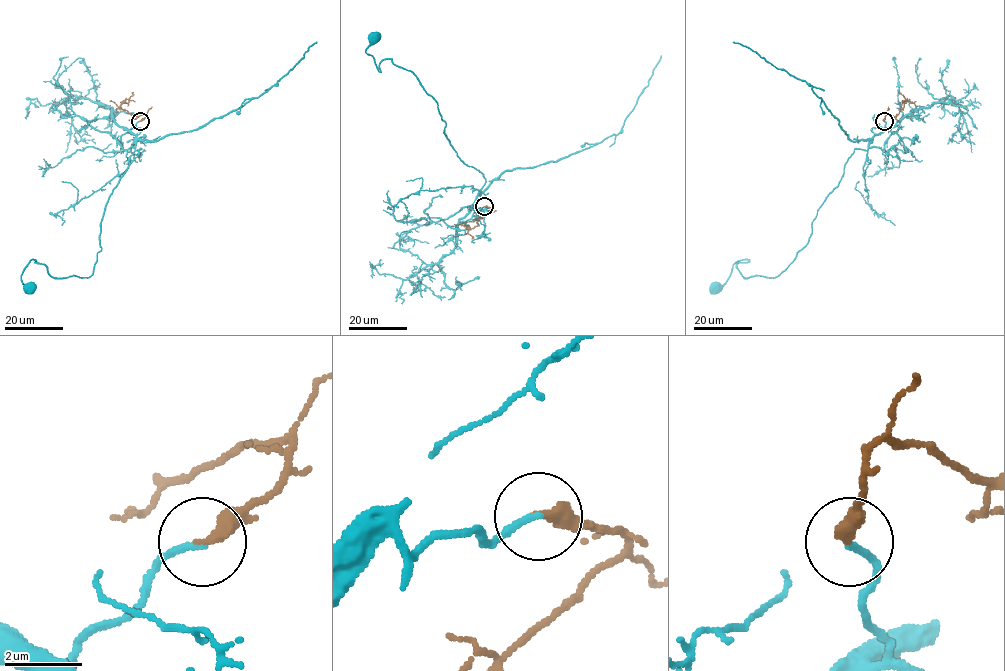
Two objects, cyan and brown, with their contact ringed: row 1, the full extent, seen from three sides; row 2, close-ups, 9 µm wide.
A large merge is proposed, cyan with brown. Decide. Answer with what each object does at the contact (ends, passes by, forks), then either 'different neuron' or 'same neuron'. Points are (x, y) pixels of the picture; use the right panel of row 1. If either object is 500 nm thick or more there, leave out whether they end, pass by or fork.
cyan ends; brown ends; same neuron

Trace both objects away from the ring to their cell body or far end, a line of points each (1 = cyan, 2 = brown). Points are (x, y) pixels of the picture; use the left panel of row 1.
1: (140, 120), (130, 131), (141, 149), (109, 197), (93, 273), (57, 278), (31, 259), (21, 278), (28, 288)
2: (140, 120), (146, 113), (136, 116), (120, 107), (133, 92)

